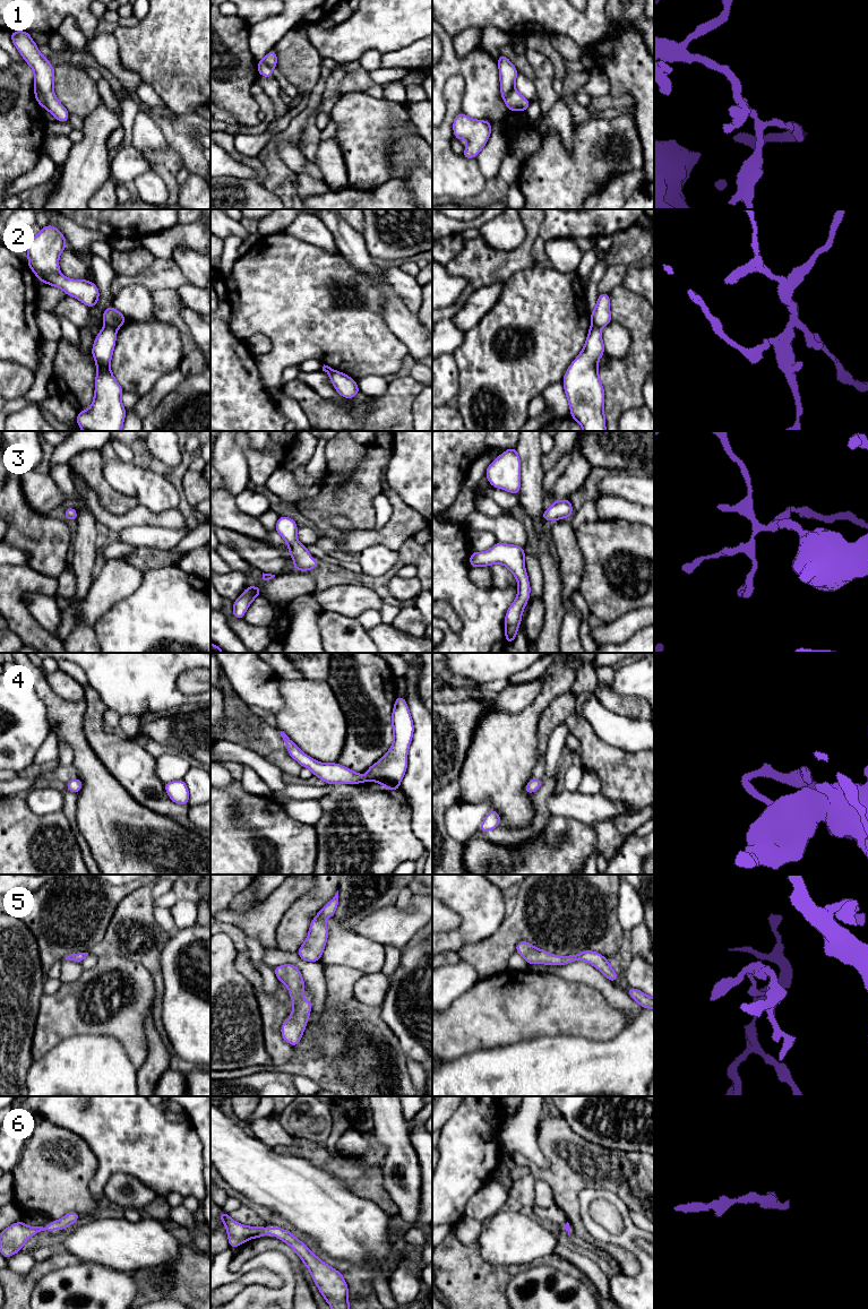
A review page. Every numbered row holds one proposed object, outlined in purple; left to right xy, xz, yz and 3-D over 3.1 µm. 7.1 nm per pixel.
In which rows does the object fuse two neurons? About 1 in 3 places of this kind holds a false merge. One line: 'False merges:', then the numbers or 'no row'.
False merges: 1, 2

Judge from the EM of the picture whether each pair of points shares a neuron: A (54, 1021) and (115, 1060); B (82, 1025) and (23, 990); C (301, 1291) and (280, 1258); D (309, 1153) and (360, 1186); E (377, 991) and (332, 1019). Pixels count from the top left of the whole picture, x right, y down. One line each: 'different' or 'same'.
A: different
B: different
C: different
D: same
E: different

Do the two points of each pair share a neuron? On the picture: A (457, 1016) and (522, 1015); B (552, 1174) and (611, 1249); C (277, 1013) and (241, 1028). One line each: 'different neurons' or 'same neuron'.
A: same neuron
B: same neuron
C: different neurons

